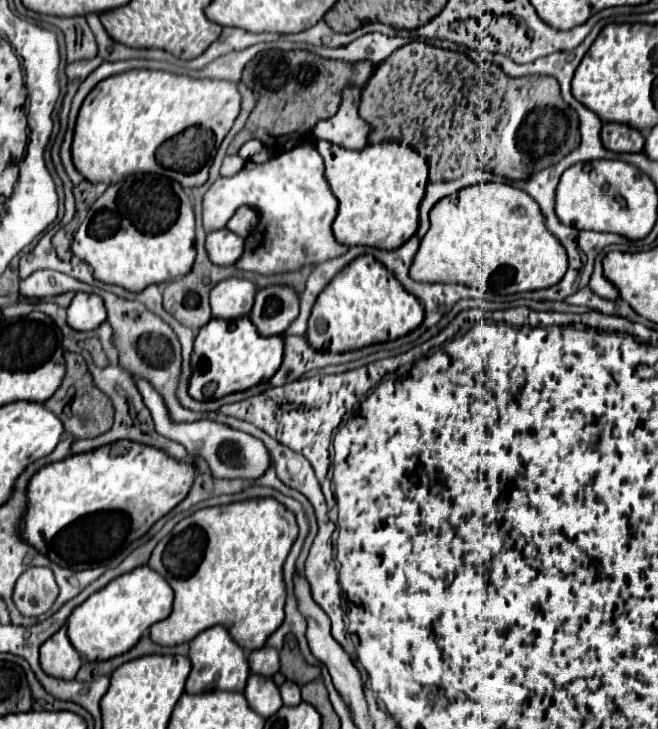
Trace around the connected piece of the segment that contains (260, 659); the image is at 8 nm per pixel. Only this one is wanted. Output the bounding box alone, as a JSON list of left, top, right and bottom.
[247,647,279,677]

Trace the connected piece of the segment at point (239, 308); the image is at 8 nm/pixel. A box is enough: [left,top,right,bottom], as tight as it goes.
[211,279,255,321]

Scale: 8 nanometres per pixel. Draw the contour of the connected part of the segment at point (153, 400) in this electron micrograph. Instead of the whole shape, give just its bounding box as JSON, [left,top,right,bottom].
[137,381,271,479]

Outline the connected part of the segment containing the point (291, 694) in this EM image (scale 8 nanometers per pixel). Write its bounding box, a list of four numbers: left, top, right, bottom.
[279,681,301,705]

